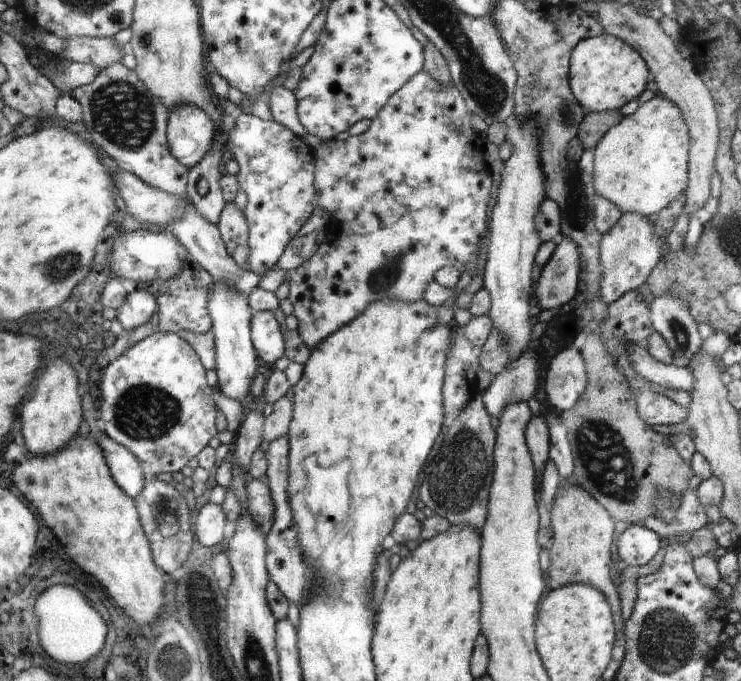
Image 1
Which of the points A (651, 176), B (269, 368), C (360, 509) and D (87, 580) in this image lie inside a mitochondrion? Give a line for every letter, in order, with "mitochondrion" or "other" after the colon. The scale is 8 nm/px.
A: other
B: other
C: other
D: other

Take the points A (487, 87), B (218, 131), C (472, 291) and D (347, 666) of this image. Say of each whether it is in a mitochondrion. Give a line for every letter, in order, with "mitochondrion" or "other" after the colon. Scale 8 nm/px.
A: mitochondrion
B: other
C: other
D: other

